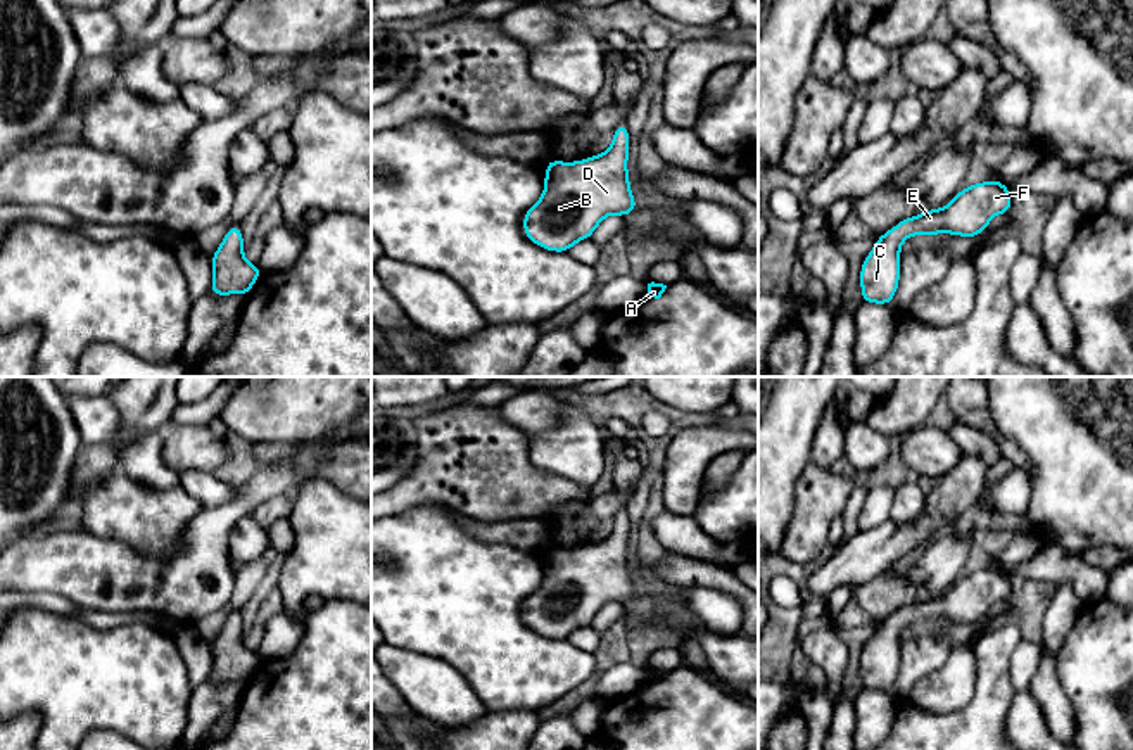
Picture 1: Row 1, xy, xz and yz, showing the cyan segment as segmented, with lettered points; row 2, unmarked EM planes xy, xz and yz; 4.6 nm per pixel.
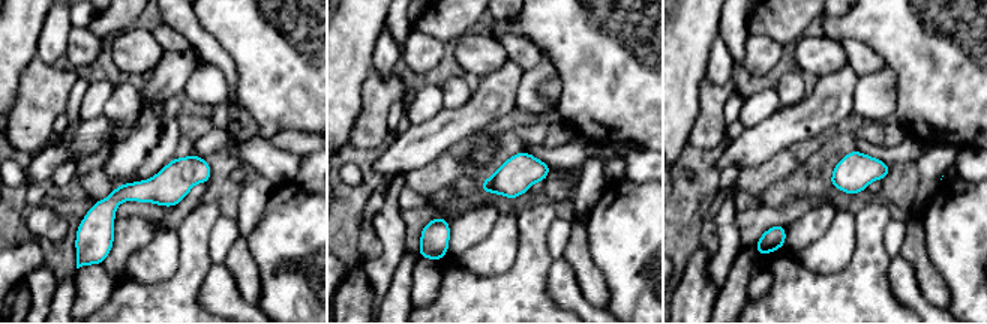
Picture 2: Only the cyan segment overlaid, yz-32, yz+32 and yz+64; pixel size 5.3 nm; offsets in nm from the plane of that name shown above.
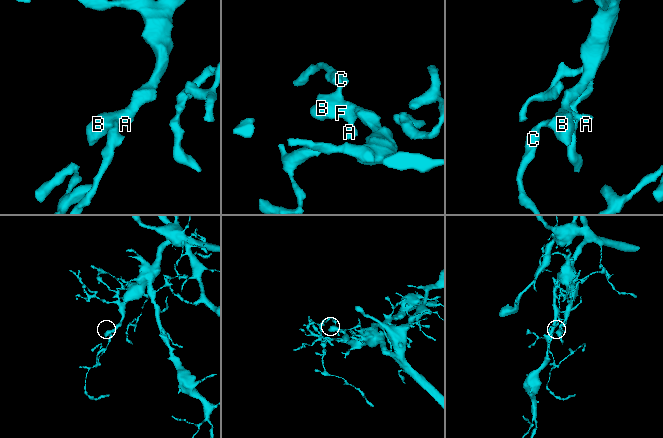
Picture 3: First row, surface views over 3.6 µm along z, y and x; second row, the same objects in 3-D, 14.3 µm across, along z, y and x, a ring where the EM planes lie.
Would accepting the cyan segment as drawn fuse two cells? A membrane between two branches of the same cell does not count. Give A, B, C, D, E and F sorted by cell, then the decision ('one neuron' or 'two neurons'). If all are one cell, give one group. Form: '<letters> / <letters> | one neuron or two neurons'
A B C D E F | one neuron

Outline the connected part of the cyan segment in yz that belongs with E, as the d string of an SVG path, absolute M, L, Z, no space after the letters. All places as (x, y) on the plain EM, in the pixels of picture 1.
M998 567L981 569L962 575L945 594L924 596L921 603L910 603L879 622L874 636L860 655L862 690L891 691L900 671L900 638L907 624L952 620L957 624L978 624L995 601L1009 601L1012 593L1010 575Z

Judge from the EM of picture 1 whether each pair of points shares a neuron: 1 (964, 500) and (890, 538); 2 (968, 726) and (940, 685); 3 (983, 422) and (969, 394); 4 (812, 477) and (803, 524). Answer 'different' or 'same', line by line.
1: same
2: different
3: same
4: same

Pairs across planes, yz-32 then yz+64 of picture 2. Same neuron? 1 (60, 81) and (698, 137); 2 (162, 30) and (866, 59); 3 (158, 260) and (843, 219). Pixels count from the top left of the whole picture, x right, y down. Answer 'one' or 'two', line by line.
1: one
2: one
3: one

